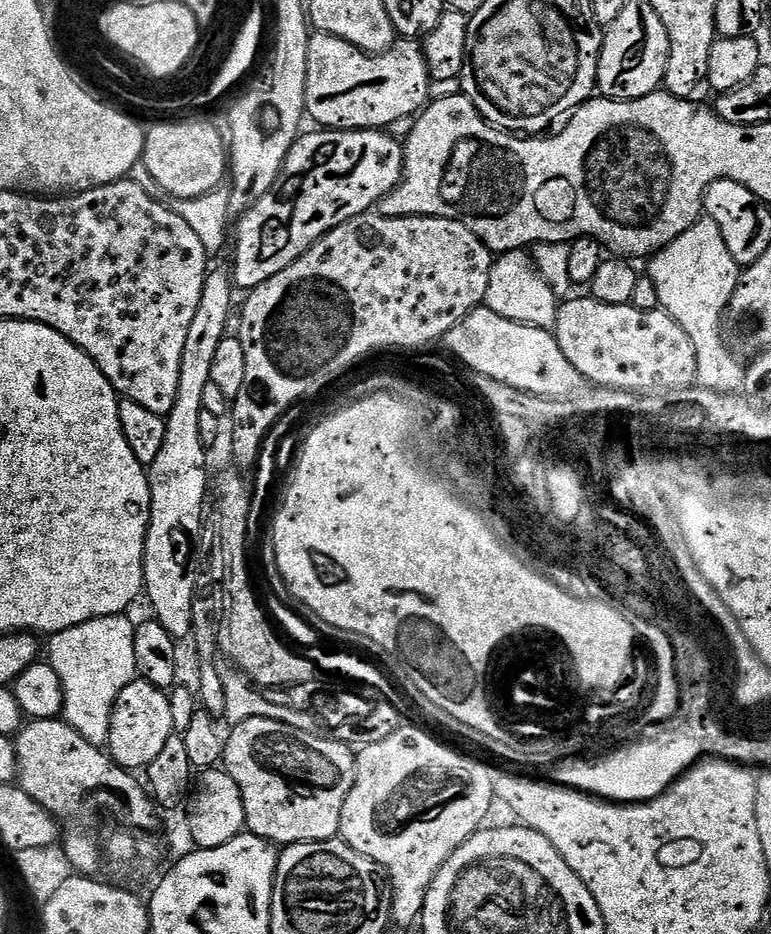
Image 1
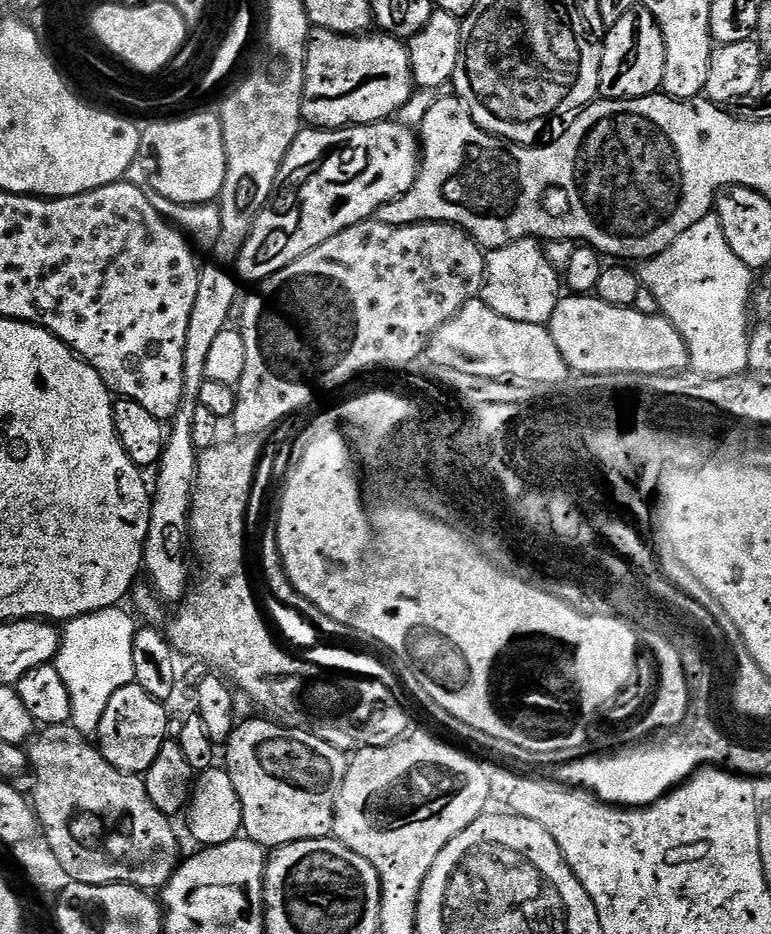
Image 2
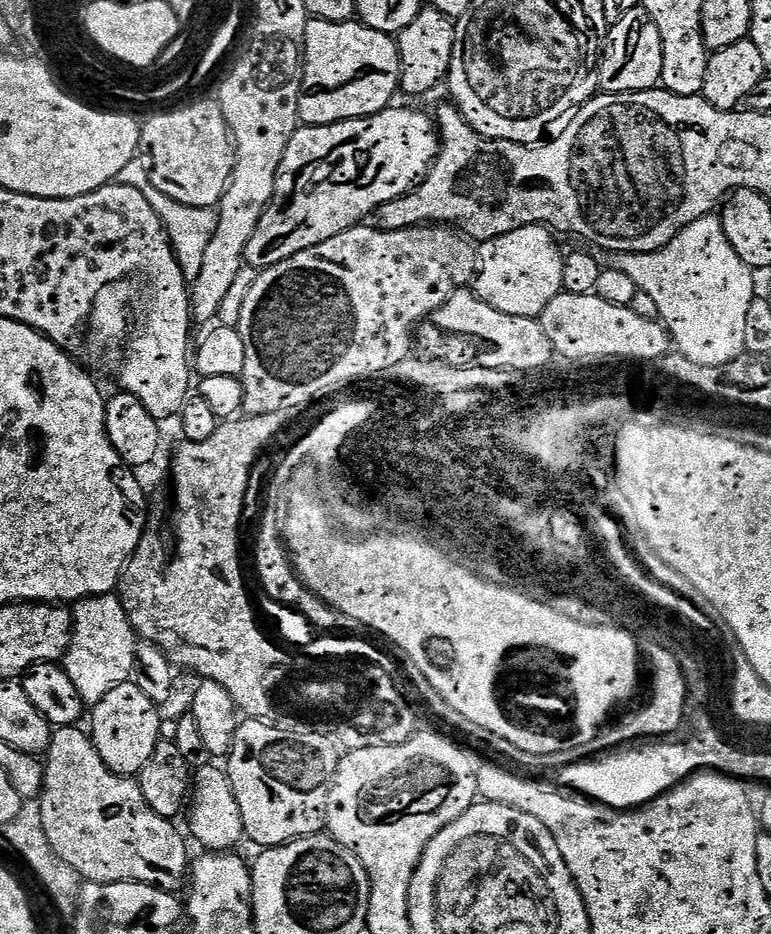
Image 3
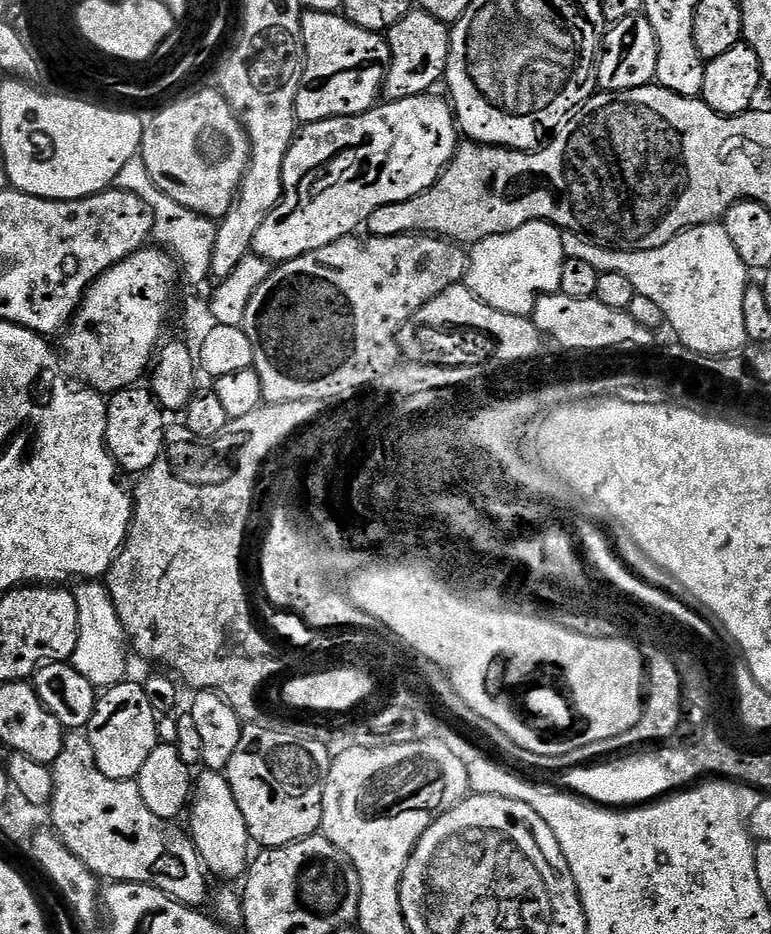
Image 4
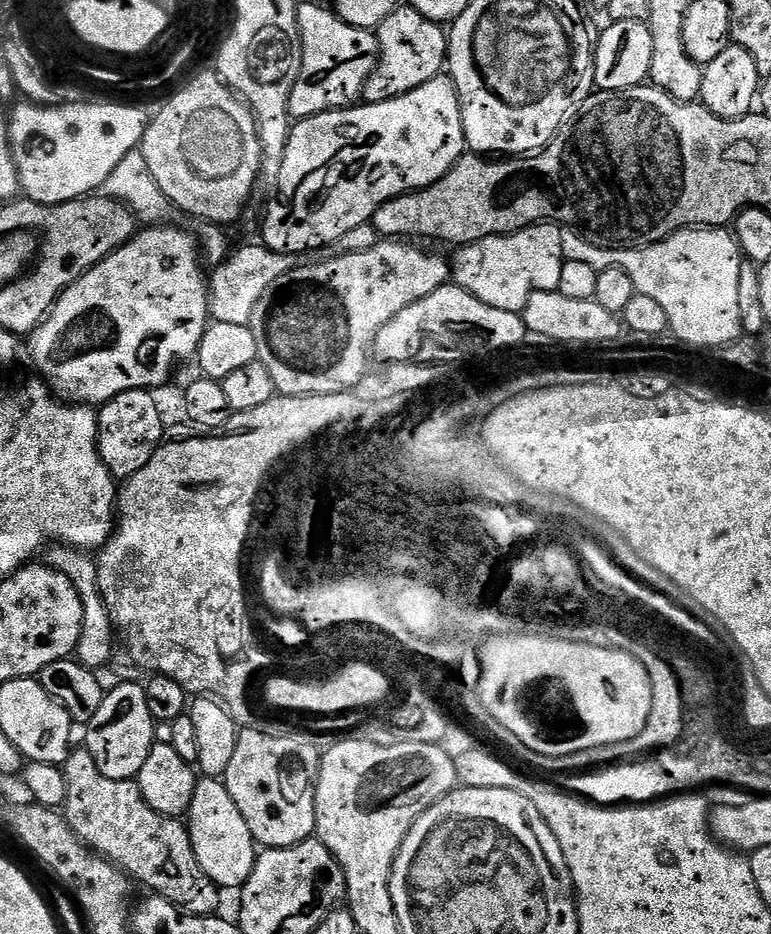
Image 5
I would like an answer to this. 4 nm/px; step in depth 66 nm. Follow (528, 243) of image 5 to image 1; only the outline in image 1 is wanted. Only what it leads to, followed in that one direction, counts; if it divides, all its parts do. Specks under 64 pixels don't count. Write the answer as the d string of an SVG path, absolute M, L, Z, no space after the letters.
M525 251L503 253L492 265L491 280L487 286L485 307L504 318L540 329L555 331L557 324L558 295L543 279L533 259Z

